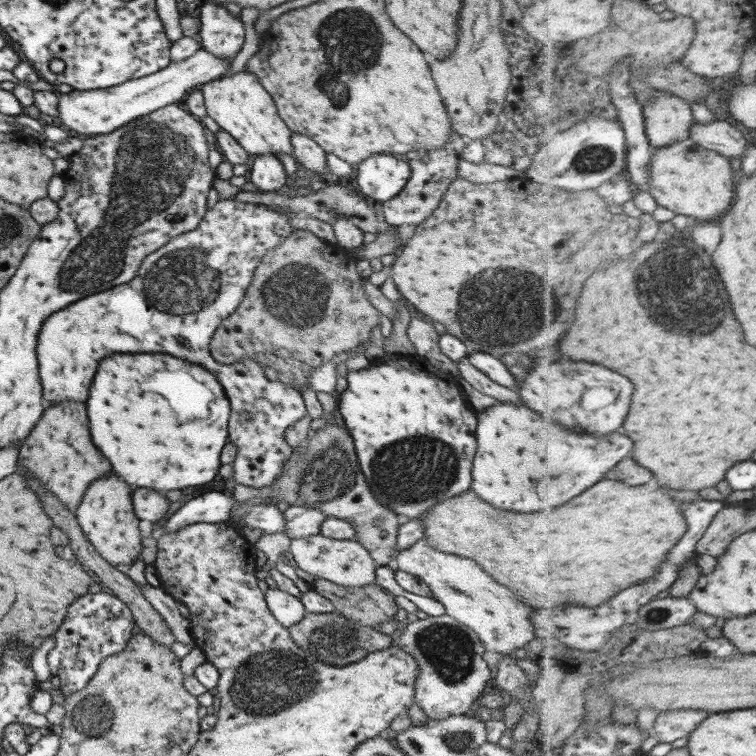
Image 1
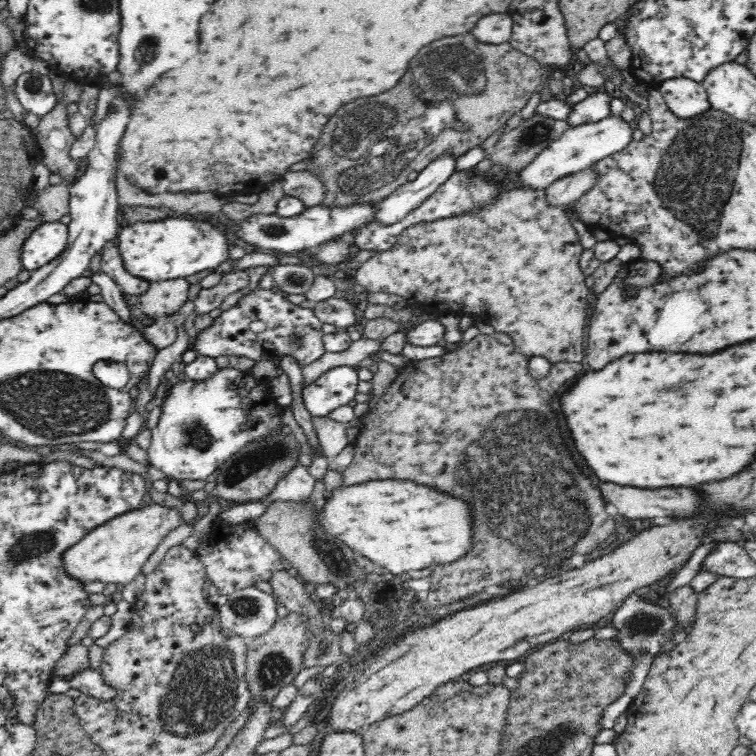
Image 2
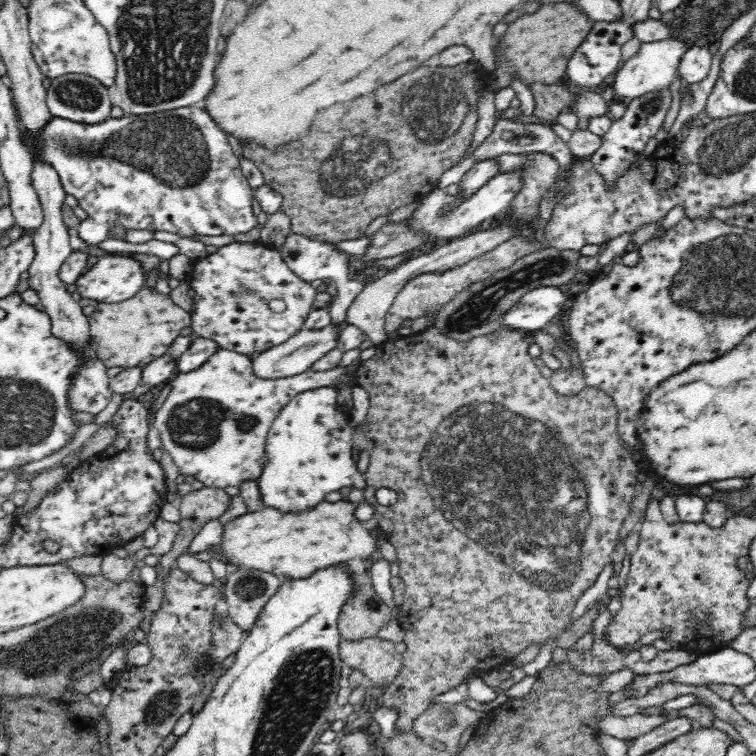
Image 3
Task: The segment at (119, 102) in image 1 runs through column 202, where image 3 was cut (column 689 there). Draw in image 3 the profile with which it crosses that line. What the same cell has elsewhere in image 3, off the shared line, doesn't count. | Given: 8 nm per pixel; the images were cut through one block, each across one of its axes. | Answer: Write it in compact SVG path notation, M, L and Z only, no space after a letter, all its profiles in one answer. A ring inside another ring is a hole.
M706 42L694 45L682 55L677 70L682 82L686 85L692 85L707 78L715 47L715 43Z

